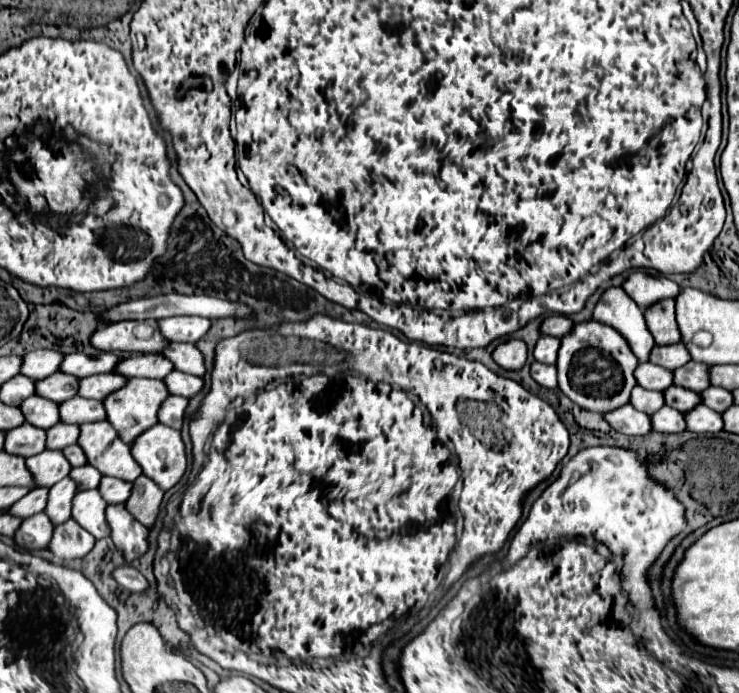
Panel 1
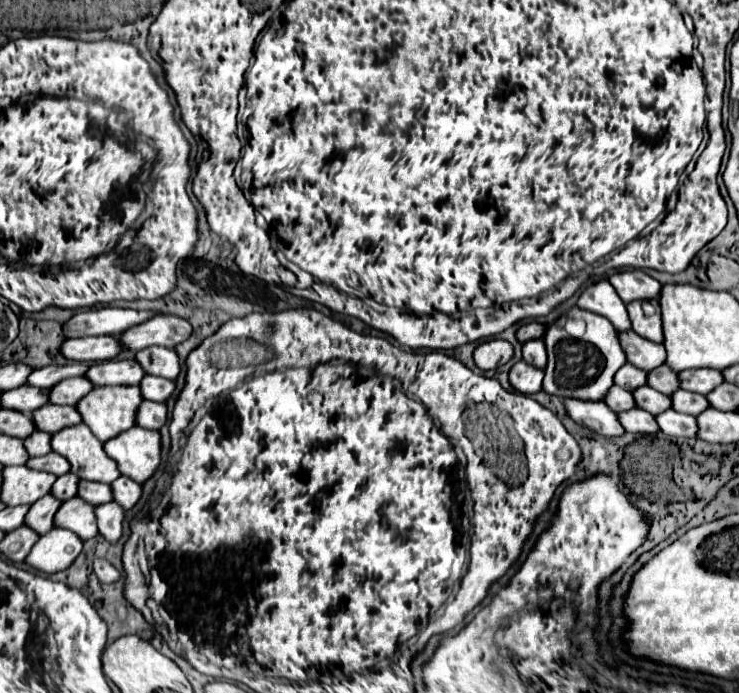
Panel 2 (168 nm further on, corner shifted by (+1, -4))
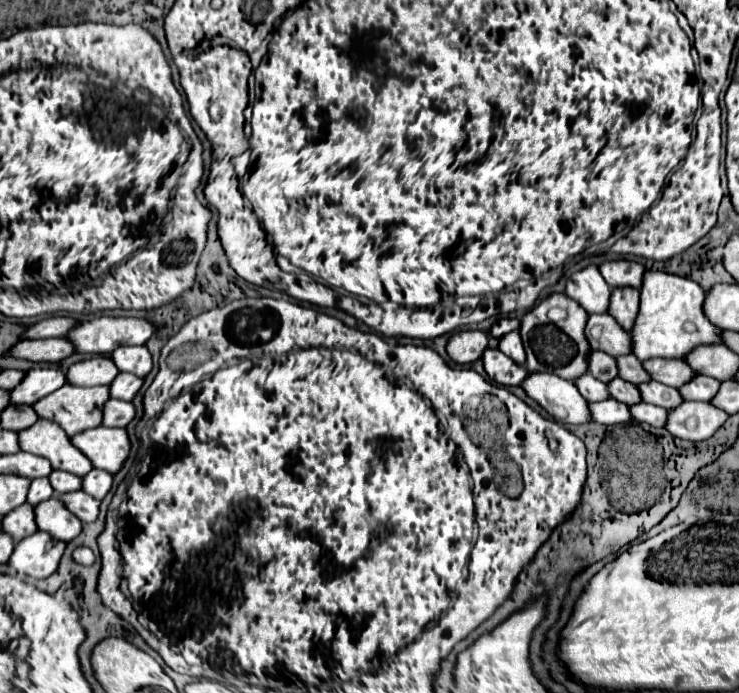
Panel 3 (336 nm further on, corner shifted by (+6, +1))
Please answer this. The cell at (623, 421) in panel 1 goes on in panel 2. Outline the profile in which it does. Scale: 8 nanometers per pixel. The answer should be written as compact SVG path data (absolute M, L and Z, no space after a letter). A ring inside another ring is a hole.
M564 399L568 415L576 421L576 423L584 423L588 429L606 435L606 437L618 437L624 435L626 429L622 427L622 423L618 423L618 413L610 411L610 407L606 407L606 403L598 401L578 401L578 399Z

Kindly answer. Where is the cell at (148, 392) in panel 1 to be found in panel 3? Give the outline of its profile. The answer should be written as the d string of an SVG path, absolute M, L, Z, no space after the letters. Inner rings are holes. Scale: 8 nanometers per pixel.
M65 384L61 390L47 394L41 402L33 404L33 410L43 420L57 422L69 436L95 428L101 424L103 404L109 400L107 386L79 388Z

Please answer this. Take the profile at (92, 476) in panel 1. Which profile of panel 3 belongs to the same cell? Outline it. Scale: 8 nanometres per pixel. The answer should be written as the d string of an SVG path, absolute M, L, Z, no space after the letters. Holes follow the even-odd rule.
M35 478L35 480L31 480L29 498L27 498L27 502L31 506L35 506L35 504L39 504L39 502L51 498L51 496L53 496L53 488L49 486L49 480L47 478Z

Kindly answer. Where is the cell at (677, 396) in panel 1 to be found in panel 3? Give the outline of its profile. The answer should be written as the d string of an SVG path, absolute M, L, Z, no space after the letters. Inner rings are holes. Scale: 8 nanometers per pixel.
M613 378L613 382L609 382L609 396L615 398L617 402L623 402L623 404L635 404L635 402L641 402L641 396L637 392L637 386L621 380L621 378Z

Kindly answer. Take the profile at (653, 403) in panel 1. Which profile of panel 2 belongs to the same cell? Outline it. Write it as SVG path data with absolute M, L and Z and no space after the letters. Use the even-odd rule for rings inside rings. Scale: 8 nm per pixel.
M614 385L614 387L610 389L610 393L606 395L604 403L606 403L606 405L610 405L616 413L630 411L630 409L634 409L634 407L636 407L636 403L634 403L634 395L632 395L630 391L626 391L626 389L622 389L622 387L618 387L618 385Z

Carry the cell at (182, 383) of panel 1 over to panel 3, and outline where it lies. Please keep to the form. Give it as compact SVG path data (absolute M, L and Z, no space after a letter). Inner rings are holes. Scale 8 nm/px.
M121 372L109 384L109 396L117 398L117 400L127 400L129 402L129 400L133 400L133 396L141 388L141 384L143 384L141 378L133 376L133 374L127 374L127 372Z

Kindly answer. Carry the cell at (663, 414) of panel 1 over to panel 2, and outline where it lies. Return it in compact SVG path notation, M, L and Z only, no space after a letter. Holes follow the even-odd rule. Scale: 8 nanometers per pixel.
M630 409L630 411L624 411L618 415L624 429L630 431L630 433L660 433L658 431L658 423L654 423L654 415L648 413L648 411L642 411L642 409Z

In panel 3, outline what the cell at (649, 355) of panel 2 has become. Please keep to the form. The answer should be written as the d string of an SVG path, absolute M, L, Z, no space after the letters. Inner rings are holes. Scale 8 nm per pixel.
M589 314L585 336L589 338L593 350L603 350L611 356L631 352L629 334L609 314Z

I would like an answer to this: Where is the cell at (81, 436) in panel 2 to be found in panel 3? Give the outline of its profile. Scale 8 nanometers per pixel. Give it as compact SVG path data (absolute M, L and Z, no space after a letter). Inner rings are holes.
M37 420L33 426L19 430L21 450L43 456L51 462L53 470L65 470L69 474L87 474L93 470L91 462L71 444L69 436L49 420Z

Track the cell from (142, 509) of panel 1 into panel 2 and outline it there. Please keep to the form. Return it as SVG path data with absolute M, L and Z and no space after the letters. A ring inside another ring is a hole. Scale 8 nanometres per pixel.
M118 477L112 483L112 493L114 493L114 501L124 507L124 509L132 509L140 497L142 497L142 485L134 483L132 479L126 477Z

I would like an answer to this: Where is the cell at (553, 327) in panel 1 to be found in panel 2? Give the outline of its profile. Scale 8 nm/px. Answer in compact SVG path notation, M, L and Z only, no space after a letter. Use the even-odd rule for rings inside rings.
M532 321L532 323L522 325L522 327L518 329L516 337L518 337L518 341L526 343L526 341L530 341L530 339L542 339L542 331L546 331L546 325Z

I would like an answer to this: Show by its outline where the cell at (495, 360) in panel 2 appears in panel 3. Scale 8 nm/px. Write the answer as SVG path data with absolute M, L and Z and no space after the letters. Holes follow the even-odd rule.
M459 330L447 340L447 354L457 364L469 364L481 358L487 348L487 334L479 330Z

